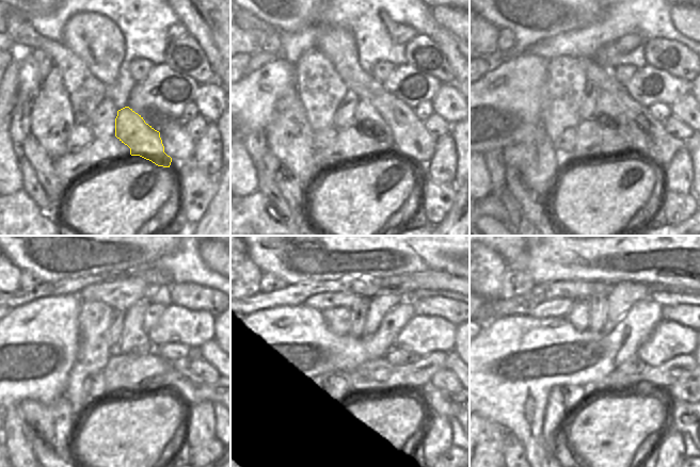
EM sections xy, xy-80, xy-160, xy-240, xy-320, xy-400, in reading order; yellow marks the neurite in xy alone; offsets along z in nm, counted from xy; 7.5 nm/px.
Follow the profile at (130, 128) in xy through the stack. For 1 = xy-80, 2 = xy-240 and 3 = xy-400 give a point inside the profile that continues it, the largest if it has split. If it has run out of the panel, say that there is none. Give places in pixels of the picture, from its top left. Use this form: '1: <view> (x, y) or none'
1: xy-80 (370, 122)
2: xy-240 (133, 341)
3: xy-400 (622, 295)

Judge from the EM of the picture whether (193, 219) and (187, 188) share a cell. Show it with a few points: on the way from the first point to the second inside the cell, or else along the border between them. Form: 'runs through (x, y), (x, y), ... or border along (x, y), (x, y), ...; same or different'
runs through (193, 211), (190, 195); same

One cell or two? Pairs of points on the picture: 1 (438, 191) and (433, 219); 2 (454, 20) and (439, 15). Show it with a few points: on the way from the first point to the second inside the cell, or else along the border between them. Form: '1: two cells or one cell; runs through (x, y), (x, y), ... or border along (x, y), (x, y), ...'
1: one cell; runs through (436, 197), (434, 212)
2: one cell; runs through (450, 18), (442, 15)

